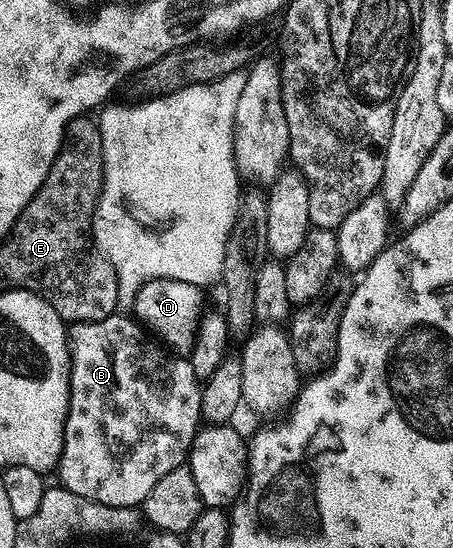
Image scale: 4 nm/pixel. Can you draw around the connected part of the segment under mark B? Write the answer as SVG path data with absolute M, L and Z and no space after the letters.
M113 315L101 321L73 321L67 326L68 330L68 360L70 372L68 375L68 414L64 419L64 442L60 452L58 474L59 484L63 488L74 491L74 495L82 495L82 499L97 501L110 507L143 506L146 495L154 488L154 483L162 479L170 471L174 471L177 465L185 464L188 450L192 447L192 441L196 438L197 429L202 425L200 412L201 378L194 375L194 367L187 356L177 355L169 351L163 344L157 343L131 316L120 317Z

